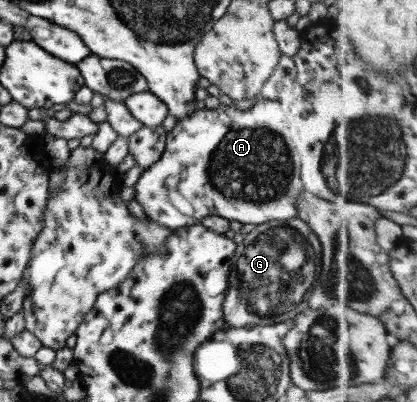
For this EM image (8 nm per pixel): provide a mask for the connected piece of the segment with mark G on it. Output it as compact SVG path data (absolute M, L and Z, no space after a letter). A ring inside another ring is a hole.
M294 217L254 225L235 246L234 256L222 307L226 327L278 324L306 310L302 296L314 285L321 267L321 244L306 223Z

